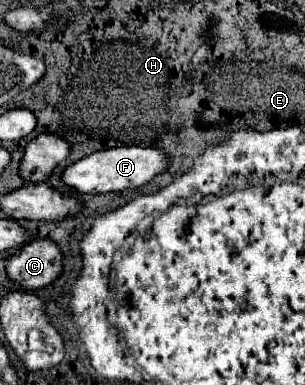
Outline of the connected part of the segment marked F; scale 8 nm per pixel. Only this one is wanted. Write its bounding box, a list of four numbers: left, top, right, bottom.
[61,147,167,193]

